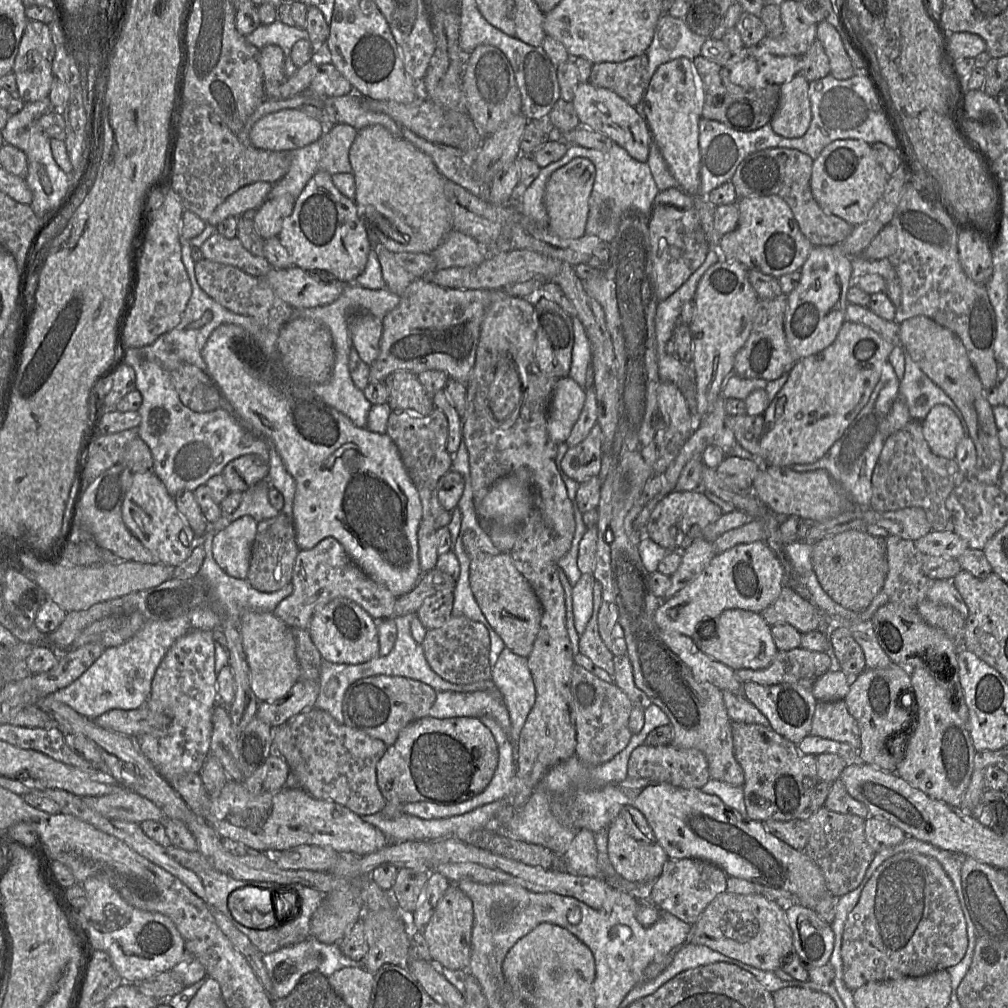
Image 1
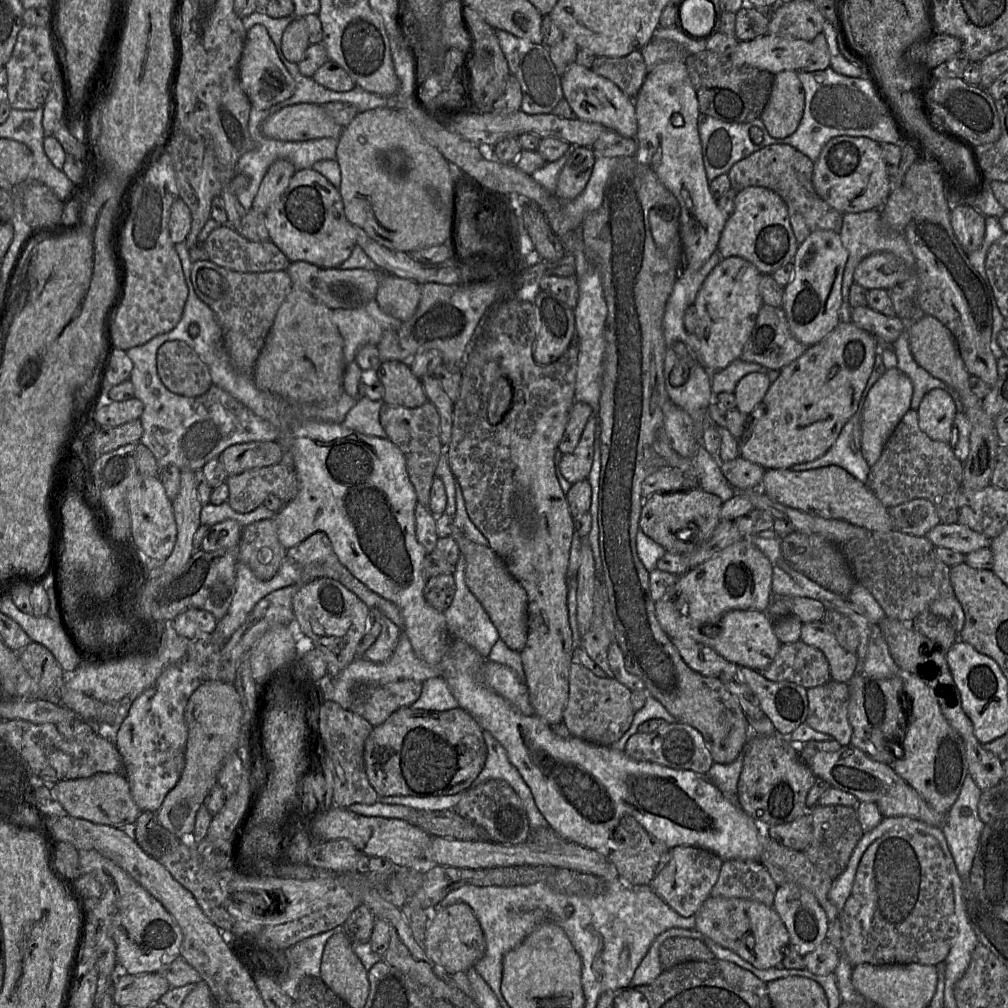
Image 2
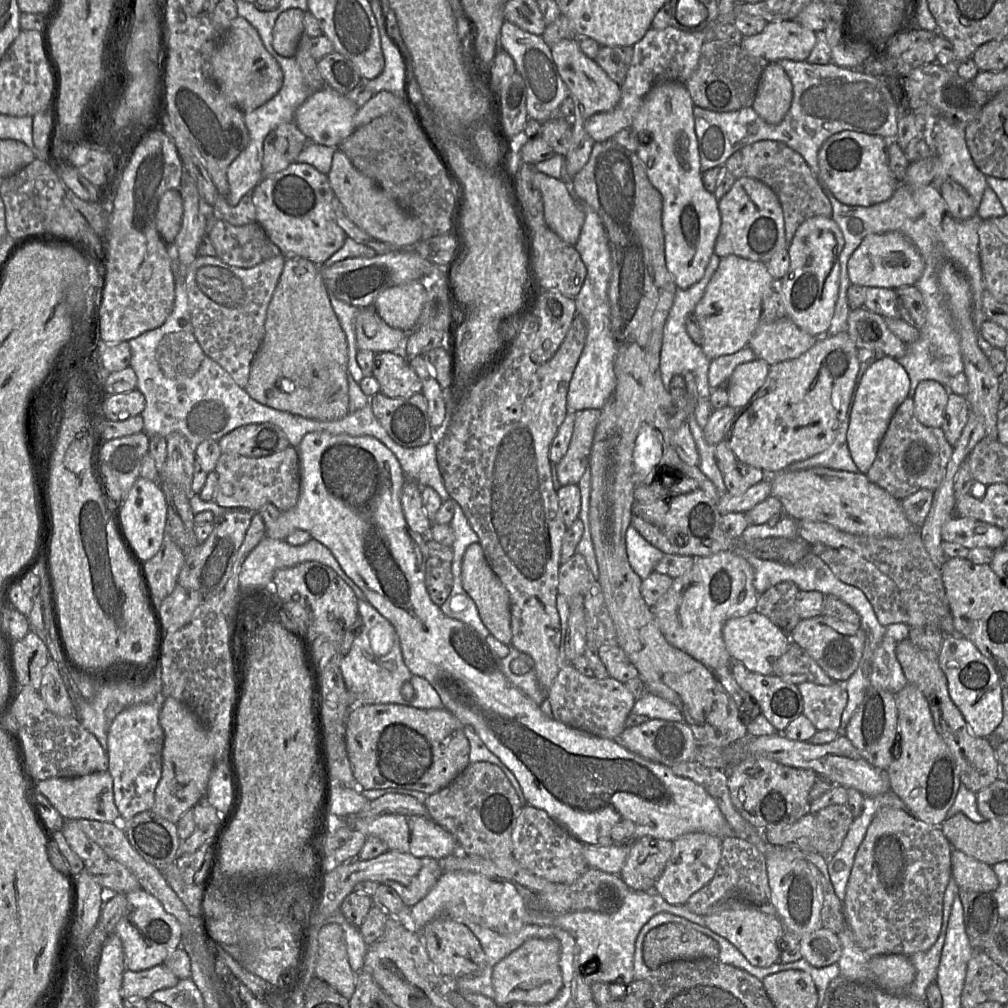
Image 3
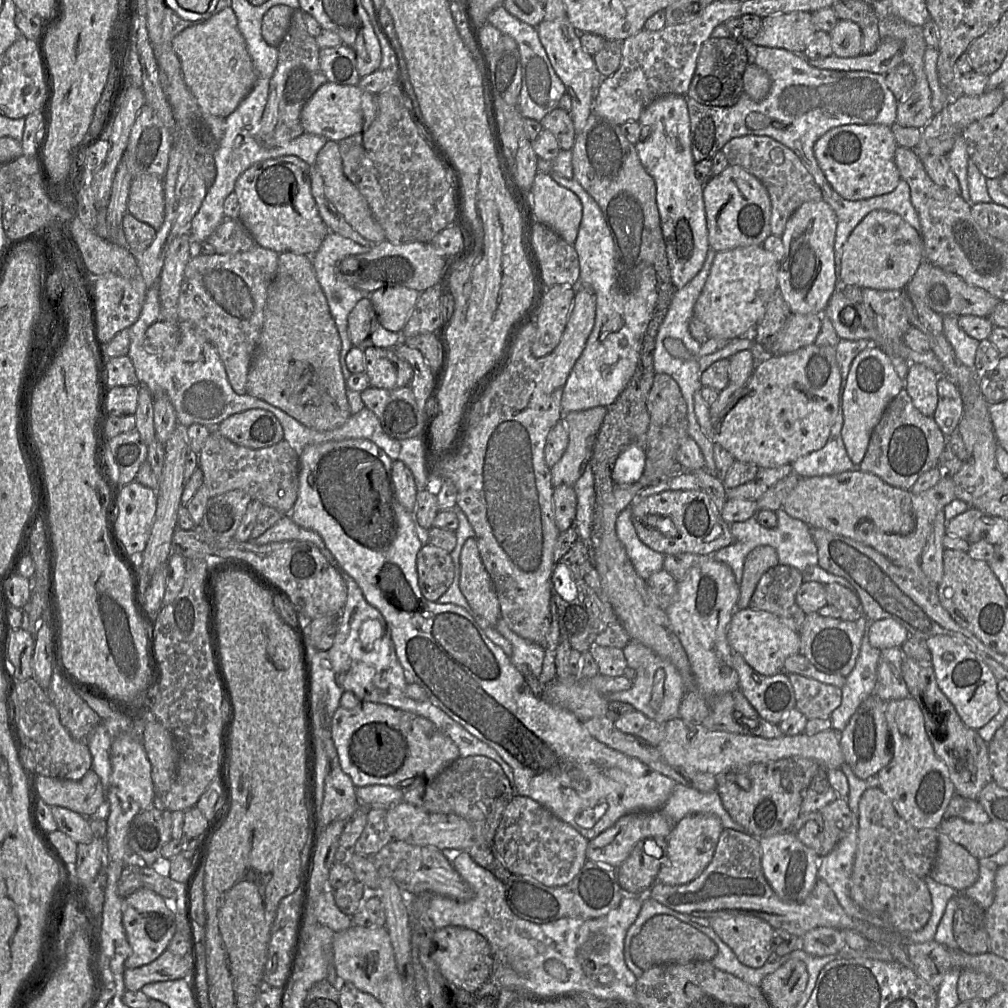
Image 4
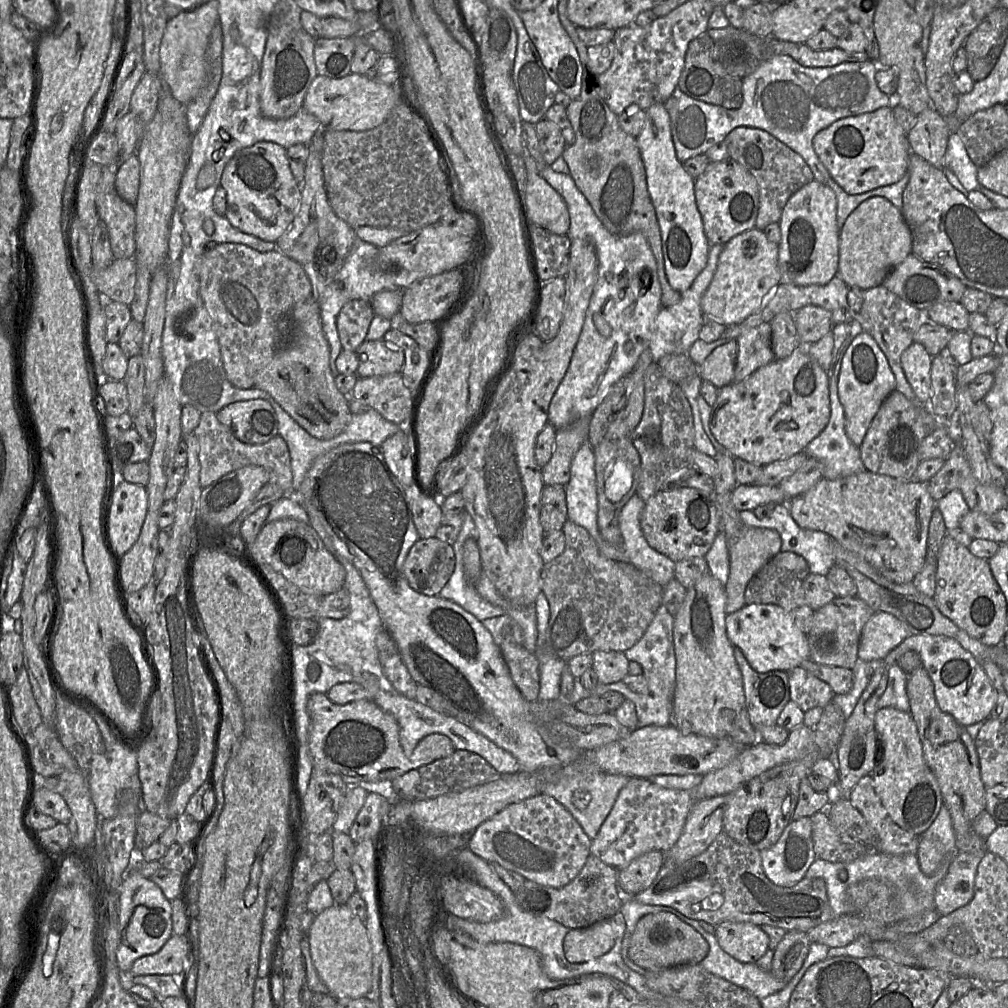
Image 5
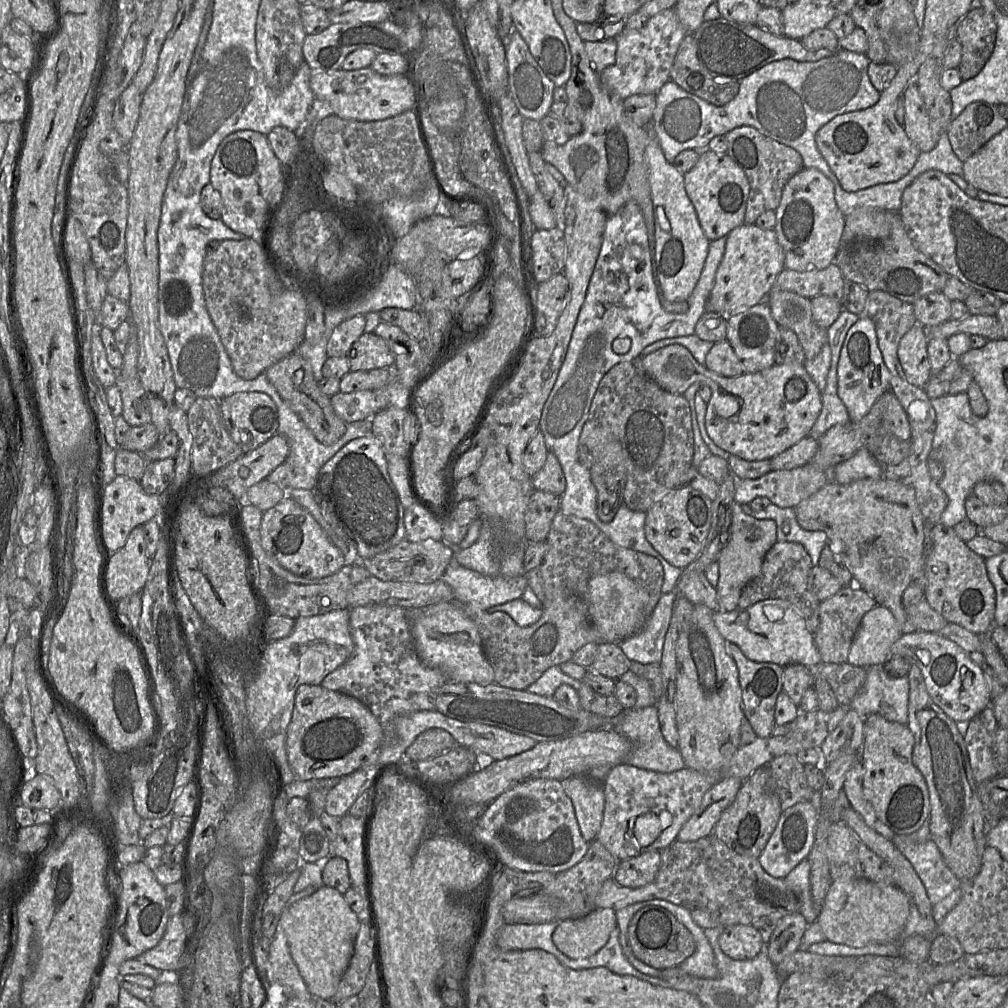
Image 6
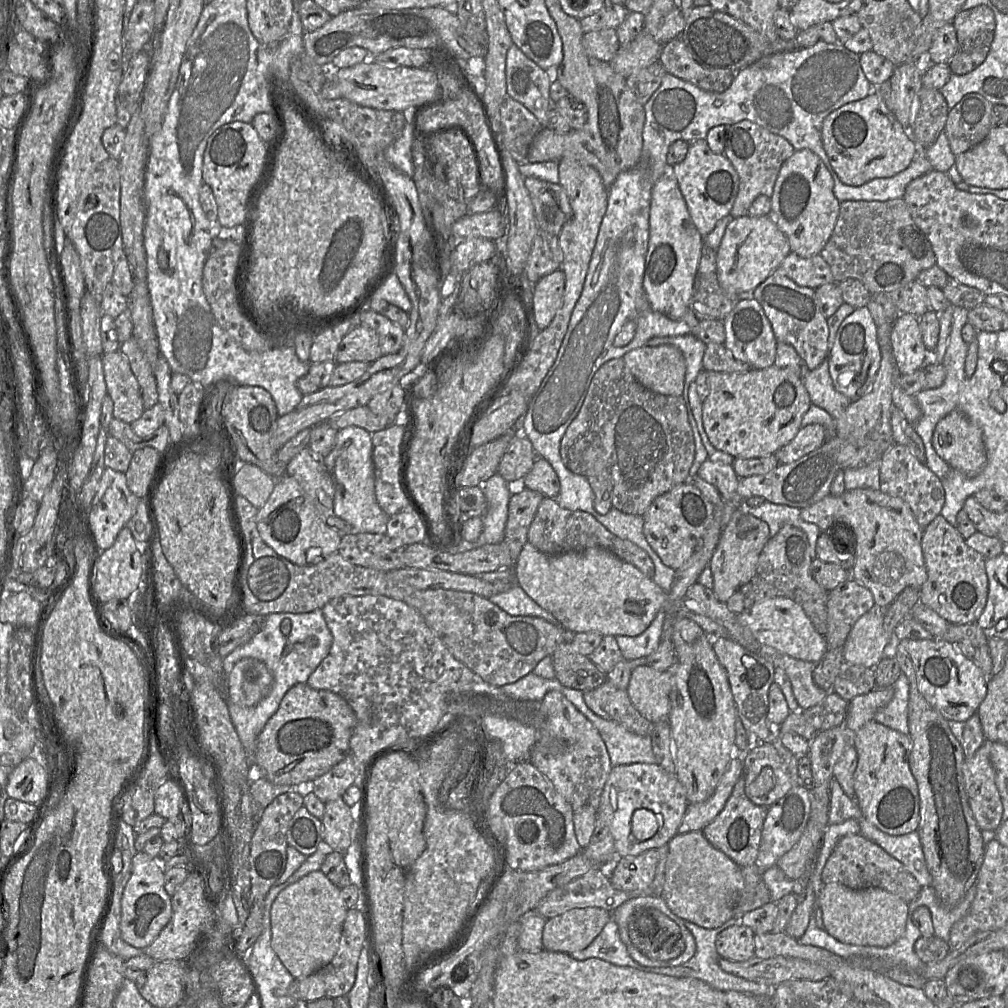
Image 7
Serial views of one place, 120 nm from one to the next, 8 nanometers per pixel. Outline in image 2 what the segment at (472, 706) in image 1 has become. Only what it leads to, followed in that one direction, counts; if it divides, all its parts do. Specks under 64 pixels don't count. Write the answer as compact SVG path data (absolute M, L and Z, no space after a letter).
M441 677L427 679L421 685L422 692L419 699L409 708L434 712L460 708L448 685Z

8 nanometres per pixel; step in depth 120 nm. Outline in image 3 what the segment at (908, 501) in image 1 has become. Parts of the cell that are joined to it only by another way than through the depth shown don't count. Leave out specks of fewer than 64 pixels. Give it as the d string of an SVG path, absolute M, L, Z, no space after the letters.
M906 398L897 408L879 445L876 458L866 476L898 501L920 489L934 492L942 483L953 447L941 428L927 427L914 415L914 403Z

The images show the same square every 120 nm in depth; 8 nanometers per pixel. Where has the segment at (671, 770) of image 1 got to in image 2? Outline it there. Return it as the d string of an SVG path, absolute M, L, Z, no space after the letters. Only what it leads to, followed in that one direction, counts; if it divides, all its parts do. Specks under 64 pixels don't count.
M682 722L666 723L651 733L638 731L628 739L625 753L636 761L653 762L677 770L690 770L704 777L714 763L702 735Z

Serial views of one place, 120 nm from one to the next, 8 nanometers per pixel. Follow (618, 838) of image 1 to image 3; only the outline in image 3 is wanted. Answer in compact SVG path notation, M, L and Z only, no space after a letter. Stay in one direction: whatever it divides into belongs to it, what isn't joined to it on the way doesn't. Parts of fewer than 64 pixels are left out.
M645 836L631 843L627 859L619 873L630 890L654 892L654 885L671 856L672 842Z

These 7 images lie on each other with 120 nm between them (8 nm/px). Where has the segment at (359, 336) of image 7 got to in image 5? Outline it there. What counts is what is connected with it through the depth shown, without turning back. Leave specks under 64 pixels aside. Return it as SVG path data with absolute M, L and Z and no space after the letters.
M383 339L365 340L355 351L358 358L357 376L372 377L401 373L405 357L401 349L389 346Z

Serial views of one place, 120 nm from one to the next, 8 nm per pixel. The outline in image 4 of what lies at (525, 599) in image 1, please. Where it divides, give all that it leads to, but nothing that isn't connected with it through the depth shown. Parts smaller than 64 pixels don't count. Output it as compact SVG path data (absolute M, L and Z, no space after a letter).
M474 537L464 542L460 553L459 588L475 615L495 627L501 618L499 601Z

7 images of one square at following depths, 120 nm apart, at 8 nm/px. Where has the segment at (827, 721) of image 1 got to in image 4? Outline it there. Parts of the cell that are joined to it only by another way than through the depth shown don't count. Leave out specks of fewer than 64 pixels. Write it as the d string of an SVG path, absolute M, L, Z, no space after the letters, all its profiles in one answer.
M787 674L792 684L796 705L795 707L809 719L830 718L831 713L841 704L842 689L829 684L824 684L815 679L805 677L799 674Z

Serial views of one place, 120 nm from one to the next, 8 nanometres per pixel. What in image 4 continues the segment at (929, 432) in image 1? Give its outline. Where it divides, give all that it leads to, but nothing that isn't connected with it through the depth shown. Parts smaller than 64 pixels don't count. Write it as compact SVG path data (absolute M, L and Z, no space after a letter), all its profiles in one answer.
M909 364L905 389L913 405L928 417L934 417L938 405L938 377L933 371L921 364Z

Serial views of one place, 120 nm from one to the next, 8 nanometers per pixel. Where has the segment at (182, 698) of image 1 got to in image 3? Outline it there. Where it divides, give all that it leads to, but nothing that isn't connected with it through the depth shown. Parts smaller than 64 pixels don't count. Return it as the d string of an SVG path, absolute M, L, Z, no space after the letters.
M161 701L127 707L110 725L107 738L108 772L113 778L114 802L120 815L113 824L119 828L125 829L125 822L135 815L152 811L155 789L162 774L164 732L160 725L161 707Z

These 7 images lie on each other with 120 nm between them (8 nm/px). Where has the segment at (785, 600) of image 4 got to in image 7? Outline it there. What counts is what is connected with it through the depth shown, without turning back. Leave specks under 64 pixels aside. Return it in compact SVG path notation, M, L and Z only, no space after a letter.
M785 524L763 547L753 578L740 587L727 601L728 609L740 614L754 604L774 597L786 597L798 603L812 622L815 630L825 635L827 631L828 591L813 578L811 550L806 534L799 528Z

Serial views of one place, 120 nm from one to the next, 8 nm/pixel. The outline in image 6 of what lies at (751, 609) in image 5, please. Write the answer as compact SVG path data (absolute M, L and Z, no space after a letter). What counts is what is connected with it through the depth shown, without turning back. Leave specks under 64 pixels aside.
M767 599L745 609L717 611L713 613L712 619L725 641L736 644L751 661L774 663L782 667L803 665L811 669L822 663L814 636L808 631L804 618L786 600Z

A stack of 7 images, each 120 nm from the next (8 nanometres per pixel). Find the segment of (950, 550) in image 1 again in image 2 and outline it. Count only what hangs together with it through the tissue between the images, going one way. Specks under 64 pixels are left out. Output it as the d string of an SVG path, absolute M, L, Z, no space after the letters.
M939 523L925 537L936 548L948 548L964 555L977 549L990 548L992 541L992 539L959 523Z

